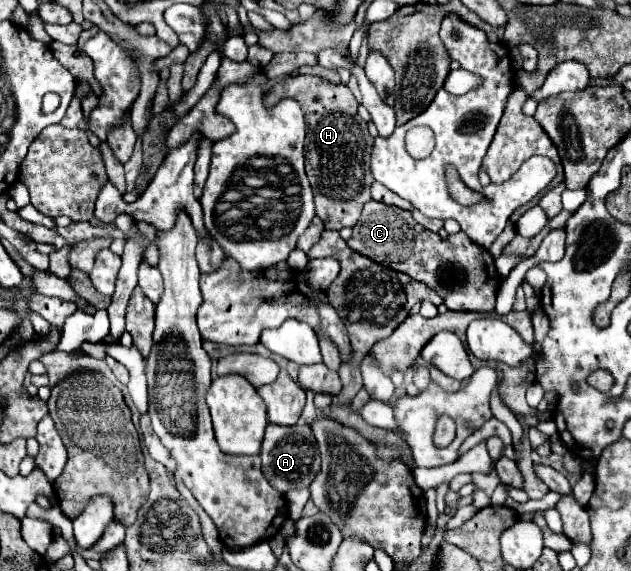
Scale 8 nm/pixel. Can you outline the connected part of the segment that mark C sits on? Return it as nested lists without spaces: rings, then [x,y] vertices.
[[[370,200],[364,204],[362,216],[352,228],[348,246],[354,252],[374,260],[376,264],[404,272],[410,278],[430,286],[444,298],[448,310],[466,310],[466,312],[494,310],[496,292],[502,282],[496,272],[494,258],[488,250],[470,242],[470,238],[464,232],[440,238],[438,234],[420,226],[410,212]]]

